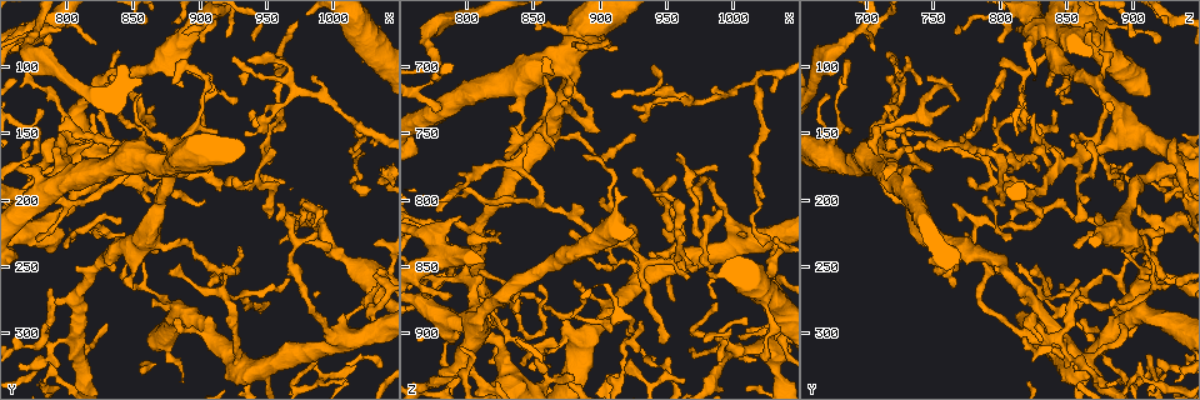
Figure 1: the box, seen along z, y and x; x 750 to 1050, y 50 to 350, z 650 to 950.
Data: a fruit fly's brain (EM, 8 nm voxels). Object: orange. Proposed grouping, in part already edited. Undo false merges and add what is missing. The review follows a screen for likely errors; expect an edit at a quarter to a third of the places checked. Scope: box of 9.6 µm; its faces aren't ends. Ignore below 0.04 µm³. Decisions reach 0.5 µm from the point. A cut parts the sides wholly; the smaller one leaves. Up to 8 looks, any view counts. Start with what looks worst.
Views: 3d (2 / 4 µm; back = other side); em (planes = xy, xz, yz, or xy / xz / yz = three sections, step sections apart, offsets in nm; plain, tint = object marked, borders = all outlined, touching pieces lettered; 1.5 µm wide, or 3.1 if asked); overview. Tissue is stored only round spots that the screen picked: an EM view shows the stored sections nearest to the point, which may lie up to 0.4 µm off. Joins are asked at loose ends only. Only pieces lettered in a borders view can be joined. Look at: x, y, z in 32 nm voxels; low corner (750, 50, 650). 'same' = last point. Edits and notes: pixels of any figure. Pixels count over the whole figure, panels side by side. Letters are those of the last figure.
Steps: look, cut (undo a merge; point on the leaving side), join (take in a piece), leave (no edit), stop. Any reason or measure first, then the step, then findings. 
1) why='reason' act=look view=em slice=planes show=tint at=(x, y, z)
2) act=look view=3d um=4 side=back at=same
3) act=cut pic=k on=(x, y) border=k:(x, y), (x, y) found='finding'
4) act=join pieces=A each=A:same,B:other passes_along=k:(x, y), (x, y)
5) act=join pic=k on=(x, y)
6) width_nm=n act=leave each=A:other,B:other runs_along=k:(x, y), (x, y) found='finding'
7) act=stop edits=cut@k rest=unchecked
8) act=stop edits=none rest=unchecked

why='branch point' act=look view=3d um=4 side=back at=(778, 74, 696)

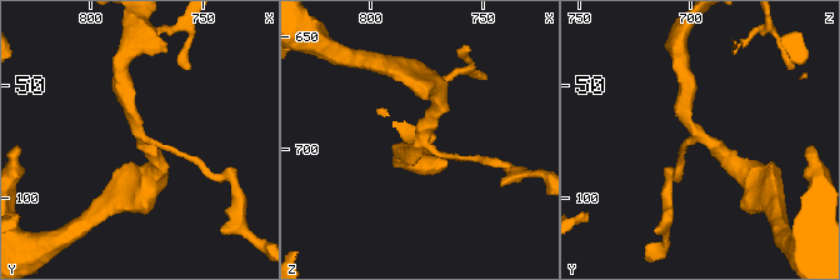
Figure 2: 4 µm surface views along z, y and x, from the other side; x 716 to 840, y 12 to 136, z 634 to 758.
arms=3 act=look view=em slice=planes show=borders at=(776, 73, 697)

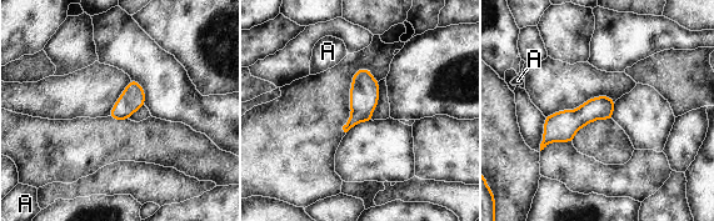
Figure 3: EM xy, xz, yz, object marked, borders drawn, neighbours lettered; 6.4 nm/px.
act=cut pic=3 on=(364, 91) each=A:other border=3:(351, 111), (360, 121) found='two neurons meet here'

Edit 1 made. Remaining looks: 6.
why='branch stops here' act=look view=em slice=xy step=8 show=borders at=(818, 134, 828)

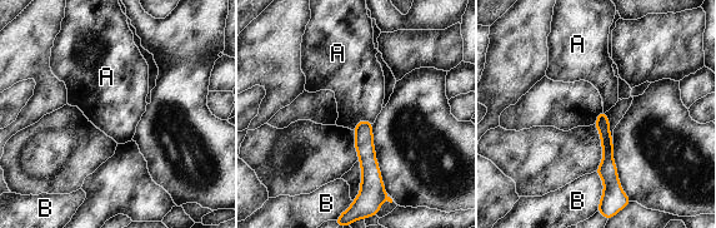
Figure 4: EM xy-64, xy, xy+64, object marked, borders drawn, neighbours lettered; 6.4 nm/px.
why='cut it another way' act=look view=em slice=planes show=borders at=same

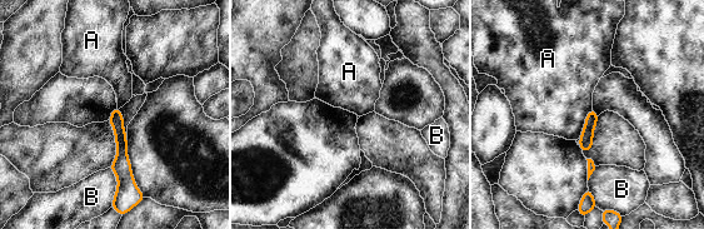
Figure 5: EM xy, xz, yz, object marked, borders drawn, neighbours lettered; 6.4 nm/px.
act=leave each=A:other,B:other runs_along=5:(116, 111), (121, 140), (121, 179) found='none of them fits'

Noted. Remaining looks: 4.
why='branch stops here' act=look view=em slice=planes show=borders at=(1026, 192, 832)

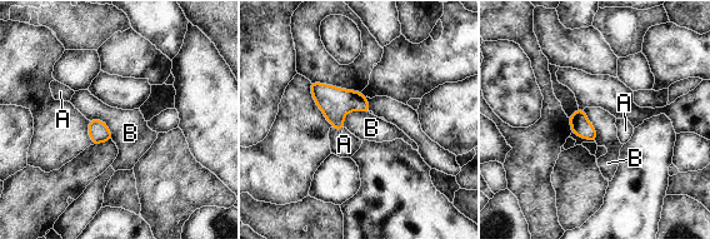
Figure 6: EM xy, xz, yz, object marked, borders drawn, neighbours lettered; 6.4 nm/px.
act=join pieces=A each=A:same,B:other passes_along=6:(335, 103), (339, 129), (344, 144) found='the neuron continues'

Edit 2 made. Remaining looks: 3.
act=stop edits=cut@3,join@6 rest=unchecked

